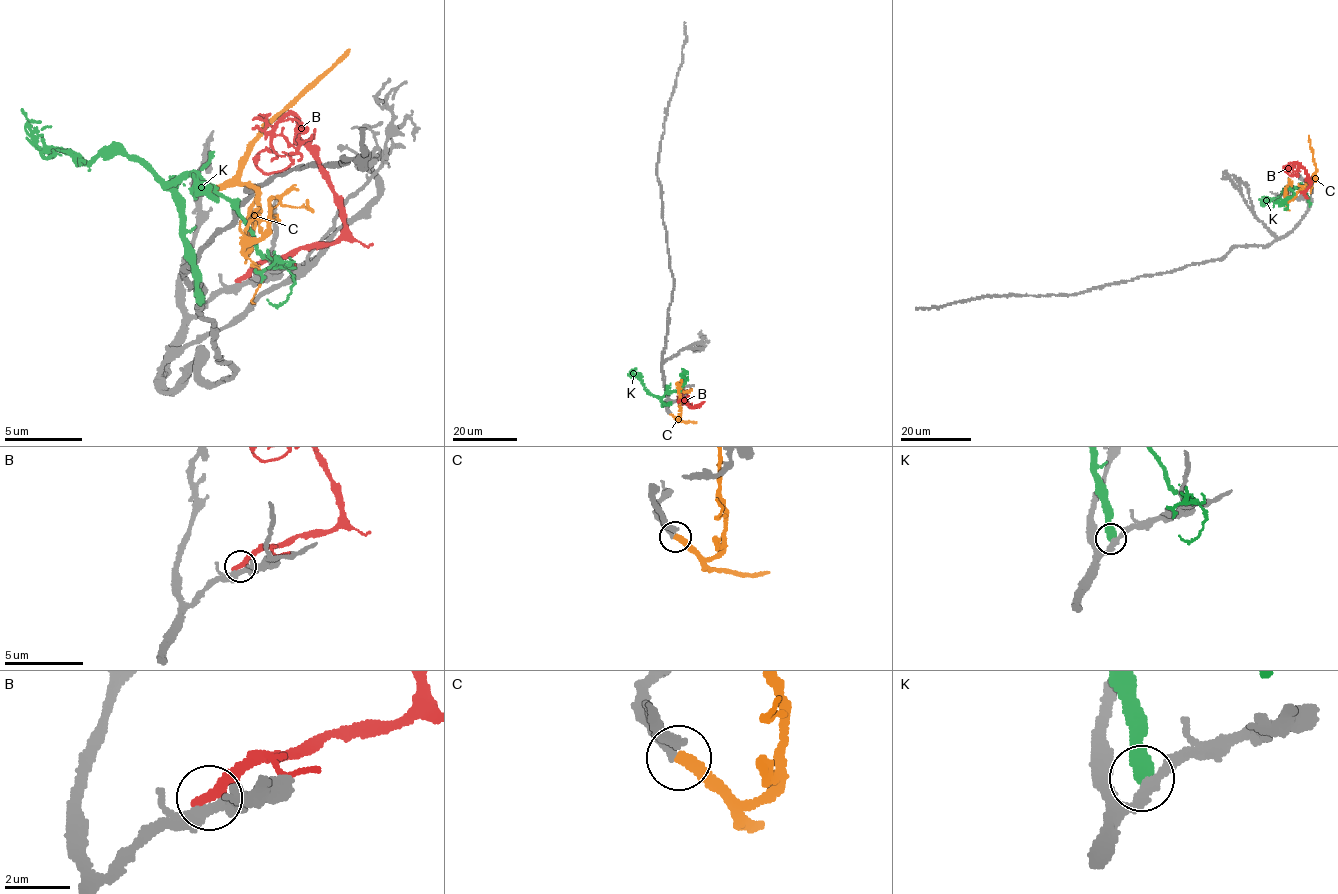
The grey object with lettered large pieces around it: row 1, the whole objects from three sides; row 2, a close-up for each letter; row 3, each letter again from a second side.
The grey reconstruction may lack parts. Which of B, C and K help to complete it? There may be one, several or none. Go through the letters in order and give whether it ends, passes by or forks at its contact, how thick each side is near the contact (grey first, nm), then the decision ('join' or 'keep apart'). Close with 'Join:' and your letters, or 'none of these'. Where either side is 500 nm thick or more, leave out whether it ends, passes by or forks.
B: it ends there; 340 nm thick on the grey side, 380 nm on the other; keep apart
C: it ends there; 240 nm thick on the grey side, 320 nm on the other; keep apart
K: it ends there; 240 nm thick on the grey side, 440 nm on the other; keep apart
Join: none of these

